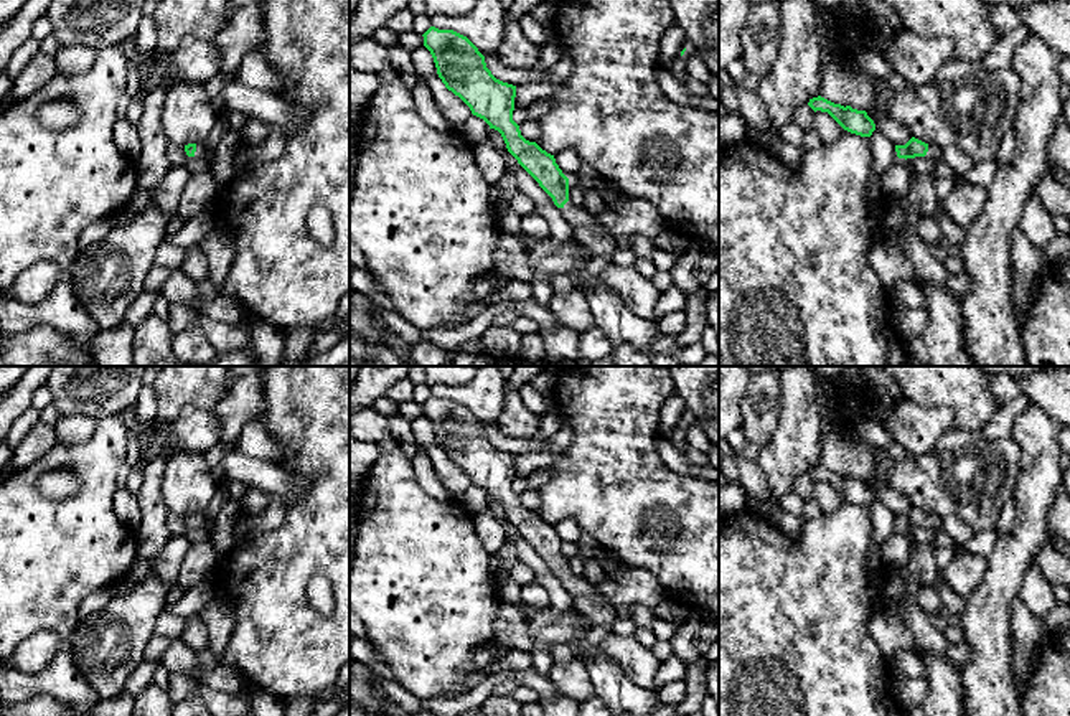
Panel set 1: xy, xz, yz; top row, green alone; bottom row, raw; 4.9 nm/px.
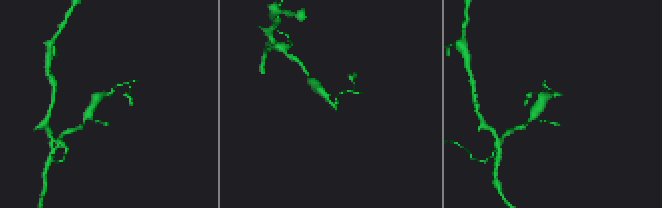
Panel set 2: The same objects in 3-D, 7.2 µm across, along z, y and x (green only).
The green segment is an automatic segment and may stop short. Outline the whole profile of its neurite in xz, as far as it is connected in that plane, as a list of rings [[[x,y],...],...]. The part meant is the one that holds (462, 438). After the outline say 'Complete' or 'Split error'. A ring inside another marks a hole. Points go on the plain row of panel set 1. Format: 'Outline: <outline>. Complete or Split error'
Outline: [[[435,396],[422,406],[445,457],[458,465],[473,485],[501,503],[508,521],[562,579],[566,591],[572,597],[608,604],[597,586],[569,571],[569,548],[554,525],[521,505],[519,495],[513,490],[516,455],[496,449],[486,437],[485,426],[467,406]]]. Split error

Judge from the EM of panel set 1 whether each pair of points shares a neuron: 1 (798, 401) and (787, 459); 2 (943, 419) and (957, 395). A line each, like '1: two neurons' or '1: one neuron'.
1: one neuron
2: two neurons

